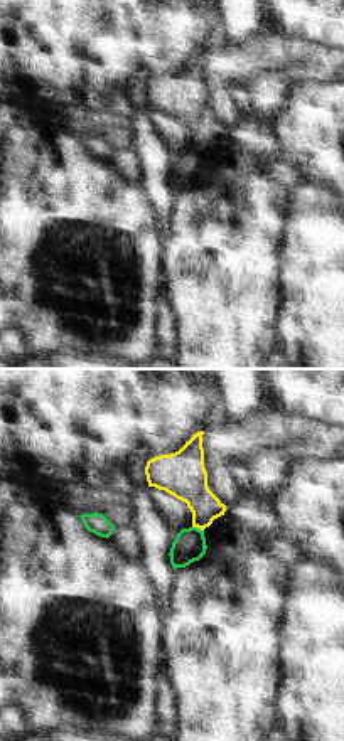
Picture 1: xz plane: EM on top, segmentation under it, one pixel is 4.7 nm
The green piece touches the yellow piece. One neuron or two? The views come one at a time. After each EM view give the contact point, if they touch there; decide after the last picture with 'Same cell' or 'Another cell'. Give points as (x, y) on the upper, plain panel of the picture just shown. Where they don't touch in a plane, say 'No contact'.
Touches green at (196, 150).

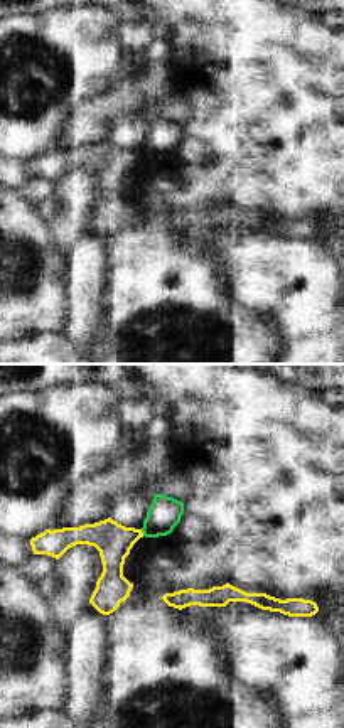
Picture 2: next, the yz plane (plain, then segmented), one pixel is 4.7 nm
Touches green at (142, 154).

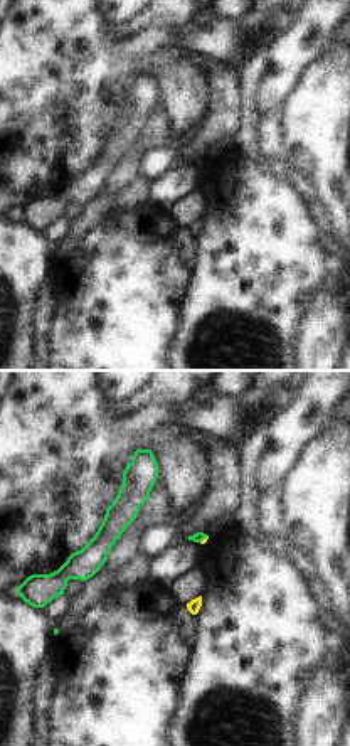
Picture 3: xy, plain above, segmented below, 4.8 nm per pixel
Touches green at (204, 160).

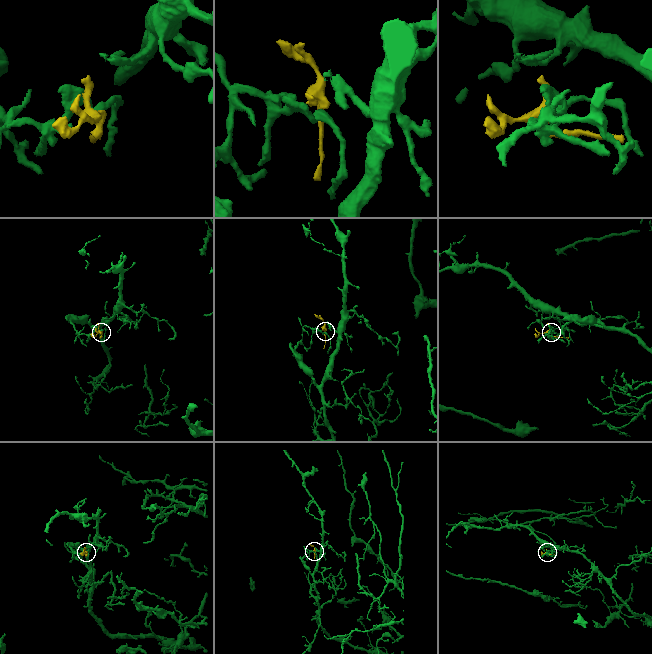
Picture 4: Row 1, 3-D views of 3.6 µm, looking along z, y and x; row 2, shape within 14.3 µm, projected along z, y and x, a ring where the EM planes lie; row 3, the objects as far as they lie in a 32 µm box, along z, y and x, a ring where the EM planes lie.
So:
Another cell.

